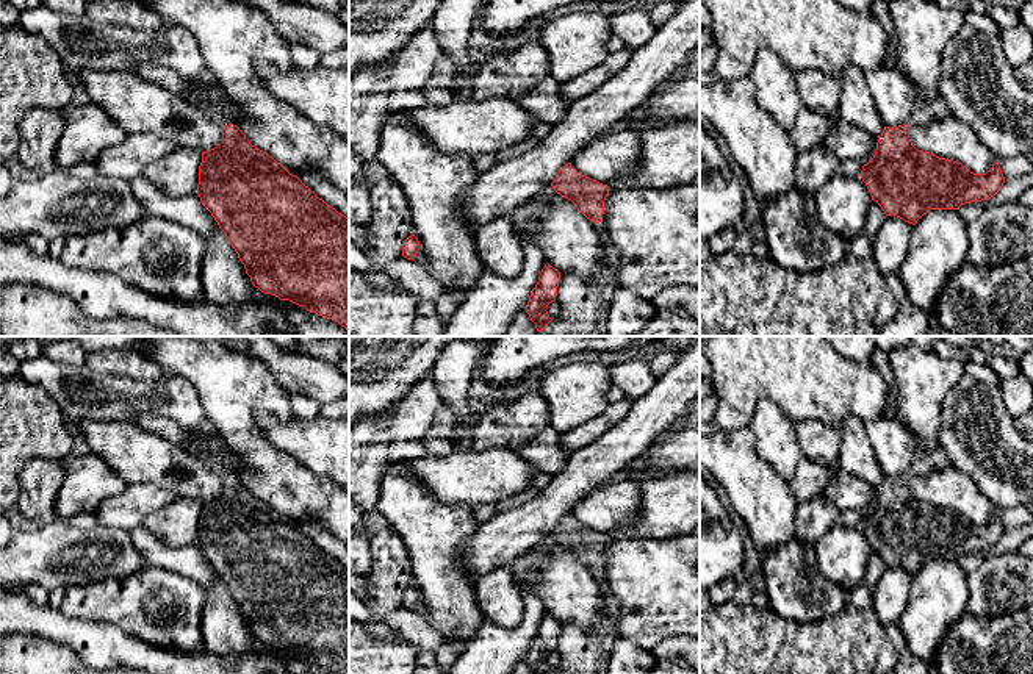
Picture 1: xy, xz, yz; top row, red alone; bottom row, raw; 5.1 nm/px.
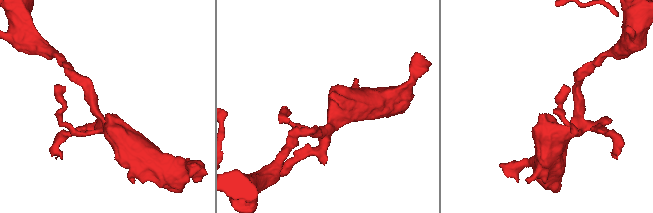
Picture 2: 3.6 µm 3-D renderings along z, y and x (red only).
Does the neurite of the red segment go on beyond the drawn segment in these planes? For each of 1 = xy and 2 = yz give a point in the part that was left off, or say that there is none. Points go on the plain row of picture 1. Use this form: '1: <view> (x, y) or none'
1: none
2: none

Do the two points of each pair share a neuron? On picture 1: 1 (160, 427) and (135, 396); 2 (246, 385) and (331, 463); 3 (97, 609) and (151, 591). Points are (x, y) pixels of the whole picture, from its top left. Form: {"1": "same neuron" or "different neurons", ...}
{"1": "different neurons", "2": "different neurons", "3": "same neuron"}

